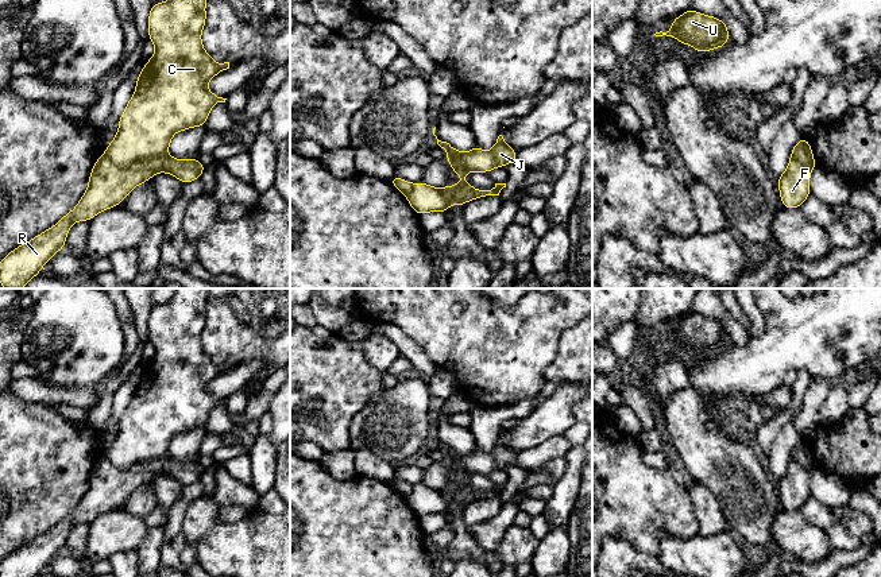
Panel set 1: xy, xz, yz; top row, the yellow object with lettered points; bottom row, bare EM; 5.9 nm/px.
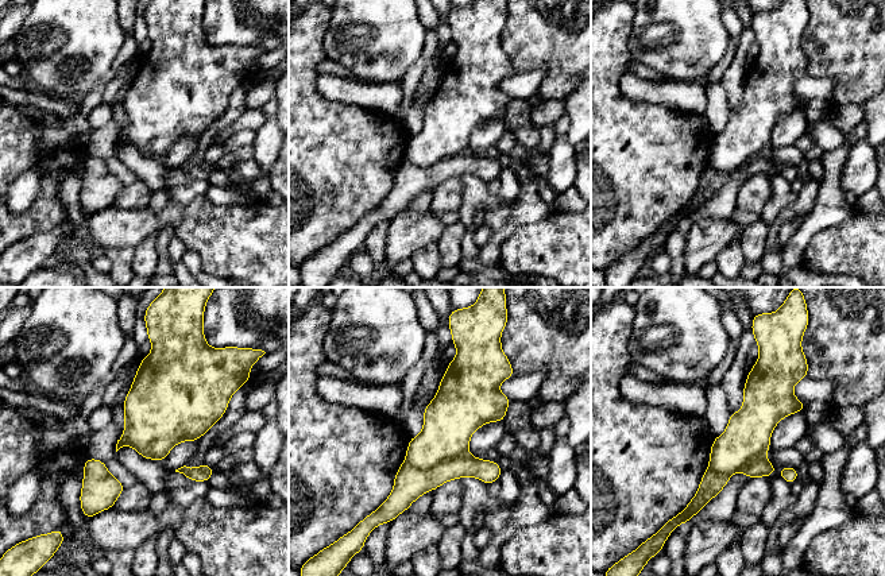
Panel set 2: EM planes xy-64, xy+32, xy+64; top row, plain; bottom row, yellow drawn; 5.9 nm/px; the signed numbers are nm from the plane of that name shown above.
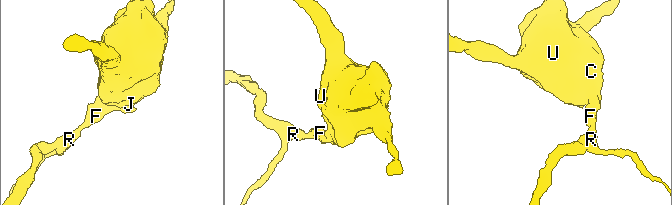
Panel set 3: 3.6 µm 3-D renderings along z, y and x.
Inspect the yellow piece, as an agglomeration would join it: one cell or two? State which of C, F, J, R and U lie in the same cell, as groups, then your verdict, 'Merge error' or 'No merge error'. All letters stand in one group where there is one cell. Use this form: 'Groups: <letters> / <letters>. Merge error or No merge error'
Groups: C J U / F R. Merge error

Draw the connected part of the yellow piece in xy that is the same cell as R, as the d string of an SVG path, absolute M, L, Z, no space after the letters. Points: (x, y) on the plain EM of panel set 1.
M169 456L120 469L101 457L92 469L88 491L72 514L55 527L8 554L0 564L0 577L39 577L42 569L62 553L72 527L90 523L96 516L116 510L132 491L158 475L167 475L182 485L201 480L206 469L196 460L175 461Z

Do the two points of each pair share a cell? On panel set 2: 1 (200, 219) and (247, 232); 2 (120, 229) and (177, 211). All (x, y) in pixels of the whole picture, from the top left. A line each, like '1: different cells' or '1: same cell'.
1: same cell
2: same cell

